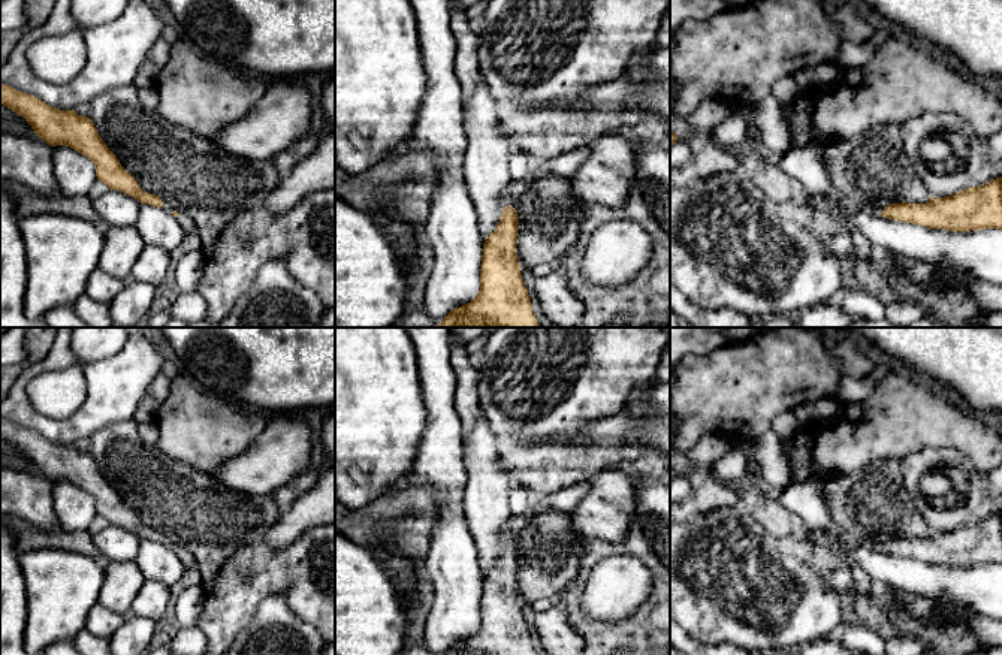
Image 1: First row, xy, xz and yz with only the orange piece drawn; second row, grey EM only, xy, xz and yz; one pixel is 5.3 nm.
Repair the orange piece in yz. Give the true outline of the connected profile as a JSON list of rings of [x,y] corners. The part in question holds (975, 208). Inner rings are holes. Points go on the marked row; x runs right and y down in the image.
[[[1002,176],[951,196],[930,196],[927,203],[902,202],[885,208],[864,209],[876,217],[915,223],[929,229],[951,232],[1002,230]]]

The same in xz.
[[[580,147],[535,163],[528,176],[511,184],[502,202],[498,226],[483,244],[479,295],[452,310],[435,328],[540,328],[516,254],[519,229],[516,206],[538,176],[547,173],[570,176],[589,153],[588,147]]]

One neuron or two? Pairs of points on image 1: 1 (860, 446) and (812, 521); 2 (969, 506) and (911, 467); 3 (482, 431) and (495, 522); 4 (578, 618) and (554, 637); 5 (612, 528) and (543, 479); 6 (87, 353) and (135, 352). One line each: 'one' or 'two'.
1: two
2: one
3: one
4: two
5: two
6: two

